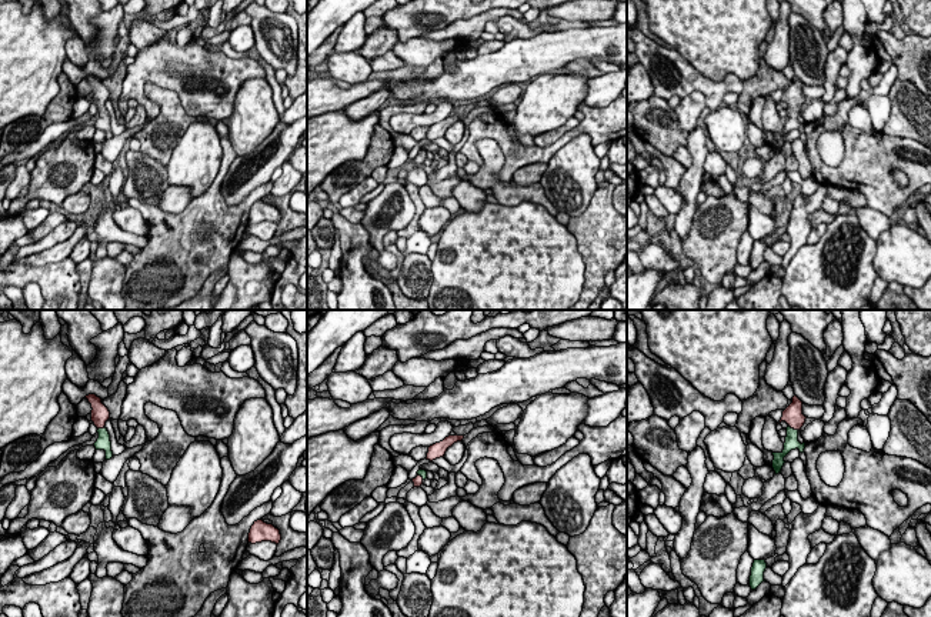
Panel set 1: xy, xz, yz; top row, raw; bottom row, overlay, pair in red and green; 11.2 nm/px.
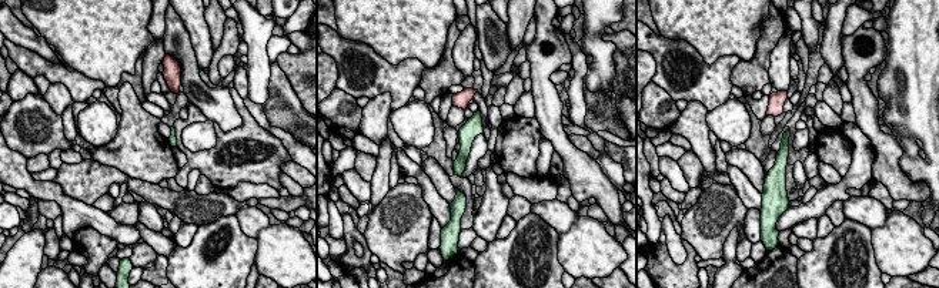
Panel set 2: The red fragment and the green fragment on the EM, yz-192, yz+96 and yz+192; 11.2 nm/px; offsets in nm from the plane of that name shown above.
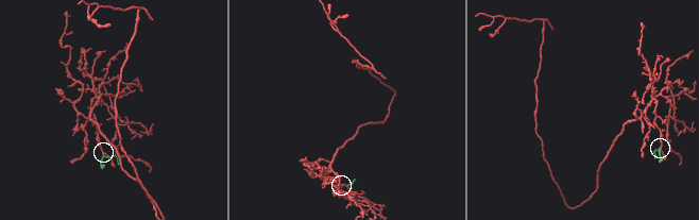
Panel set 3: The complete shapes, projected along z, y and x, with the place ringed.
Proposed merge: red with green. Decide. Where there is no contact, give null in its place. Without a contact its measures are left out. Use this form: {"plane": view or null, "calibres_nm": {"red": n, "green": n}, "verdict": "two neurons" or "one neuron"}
{"plane": "yz", "calibres_nm": {"red": 220, "green": 160}, "verdict": "one neuron"}

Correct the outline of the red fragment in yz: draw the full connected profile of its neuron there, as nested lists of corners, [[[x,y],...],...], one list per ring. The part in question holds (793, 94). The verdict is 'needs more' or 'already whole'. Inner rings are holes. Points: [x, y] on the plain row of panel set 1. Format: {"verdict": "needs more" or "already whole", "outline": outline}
{"verdict": "needs more", "outline": [[[794,76],[792,83],[782,91],[782,97],[780,100],[785,101],[788,104],[787,107],[787,117],[784,123],[784,130],[781,133],[773,133],[773,149],[775,154],[781,153],[781,149],[784,146],[784,137],[791,131],[798,129],[800,133],[804,133],[805,123],[798,121],[798,111],[805,103],[805,96],[802,94],[802,81]]]}

